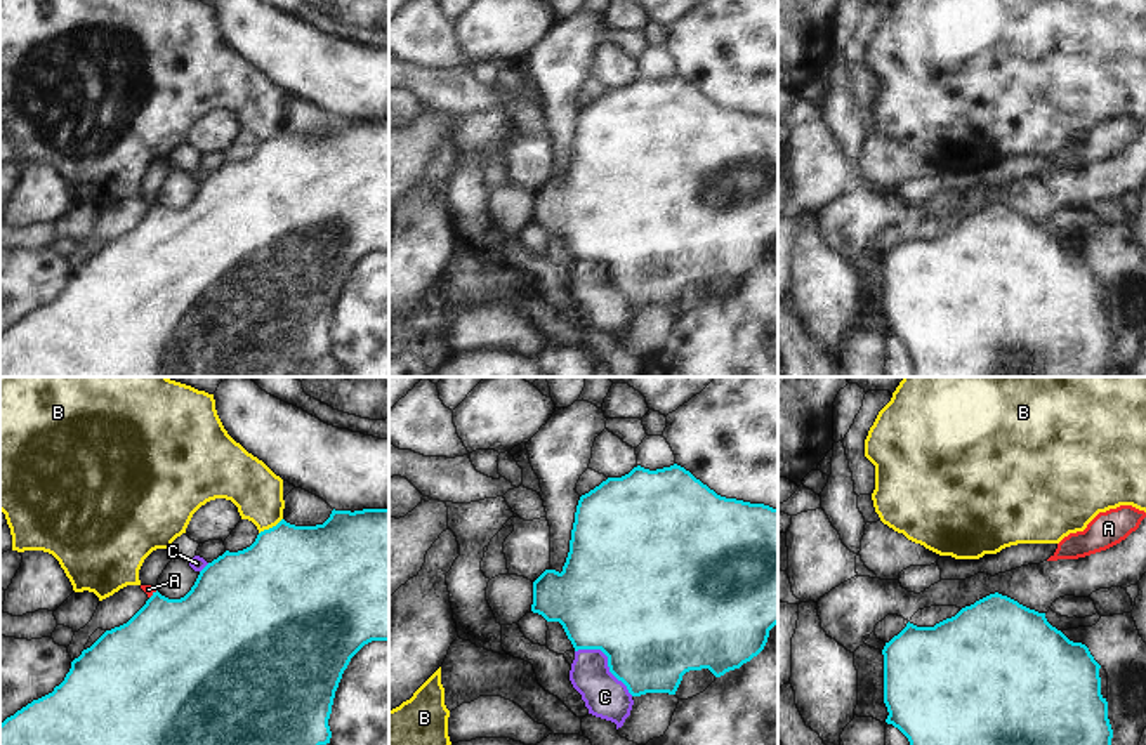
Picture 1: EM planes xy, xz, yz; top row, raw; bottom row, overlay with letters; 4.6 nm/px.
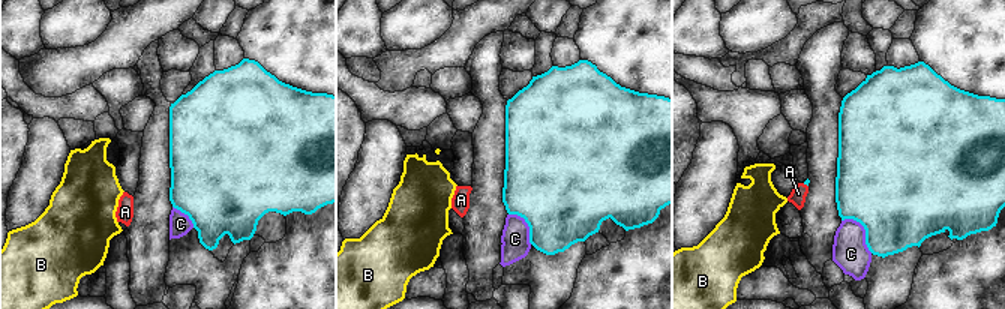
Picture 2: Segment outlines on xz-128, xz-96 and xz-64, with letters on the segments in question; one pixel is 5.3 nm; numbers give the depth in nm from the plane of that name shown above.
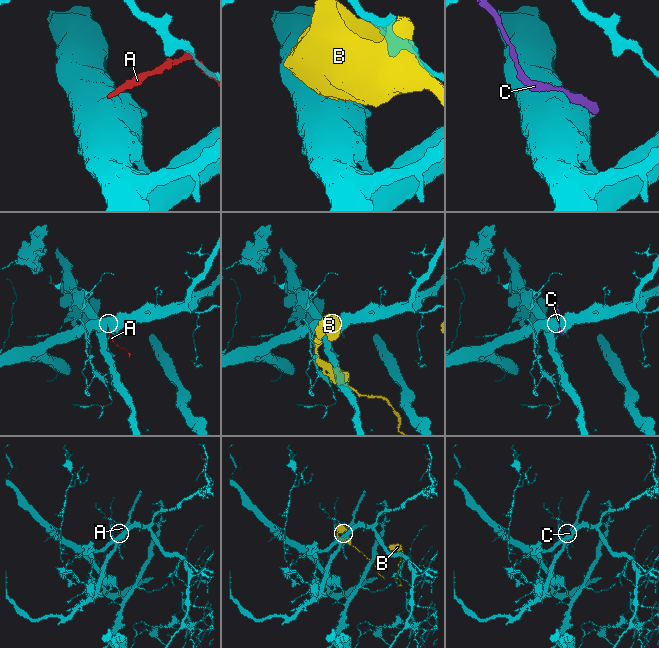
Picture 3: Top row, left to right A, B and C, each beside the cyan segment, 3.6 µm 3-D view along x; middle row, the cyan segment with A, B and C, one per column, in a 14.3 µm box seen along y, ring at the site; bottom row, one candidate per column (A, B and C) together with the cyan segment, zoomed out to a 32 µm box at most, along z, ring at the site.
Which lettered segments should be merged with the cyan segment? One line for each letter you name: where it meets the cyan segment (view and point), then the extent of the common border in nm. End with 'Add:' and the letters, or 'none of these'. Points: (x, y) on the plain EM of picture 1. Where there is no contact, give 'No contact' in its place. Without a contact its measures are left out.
Add: none of these.

